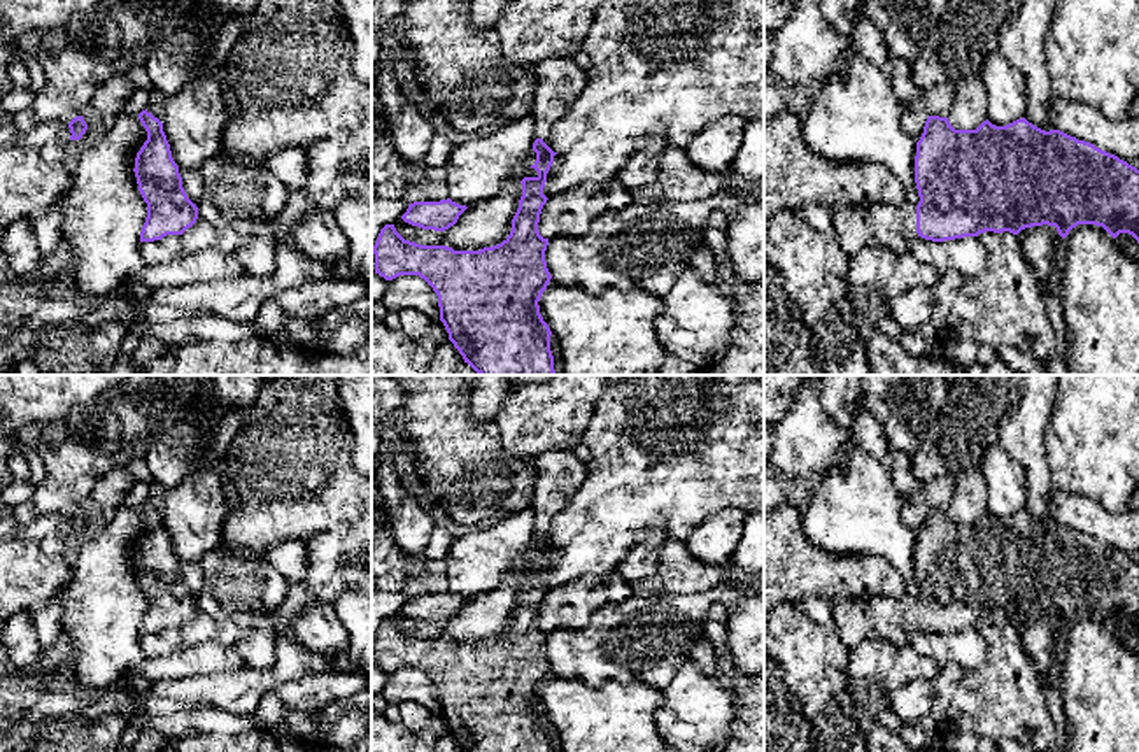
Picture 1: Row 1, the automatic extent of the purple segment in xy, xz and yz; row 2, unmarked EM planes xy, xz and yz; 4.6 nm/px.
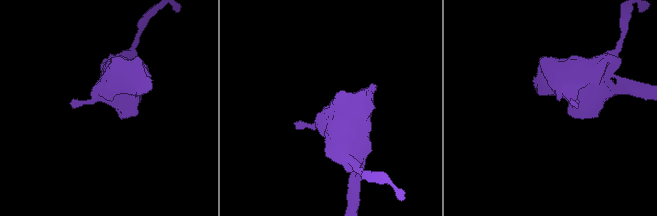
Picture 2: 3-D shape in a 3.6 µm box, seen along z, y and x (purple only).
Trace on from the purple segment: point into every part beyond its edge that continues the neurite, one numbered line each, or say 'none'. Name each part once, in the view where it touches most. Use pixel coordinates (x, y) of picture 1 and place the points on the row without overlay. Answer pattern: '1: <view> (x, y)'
1: yz (891, 619)

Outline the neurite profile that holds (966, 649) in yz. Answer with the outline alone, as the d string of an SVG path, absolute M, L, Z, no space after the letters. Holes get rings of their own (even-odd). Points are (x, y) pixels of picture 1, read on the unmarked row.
M922 629L908 631L908 645L922 656L932 656L941 664L978 668L987 659L987 643L976 629L964 629L944 635L932 635Z

